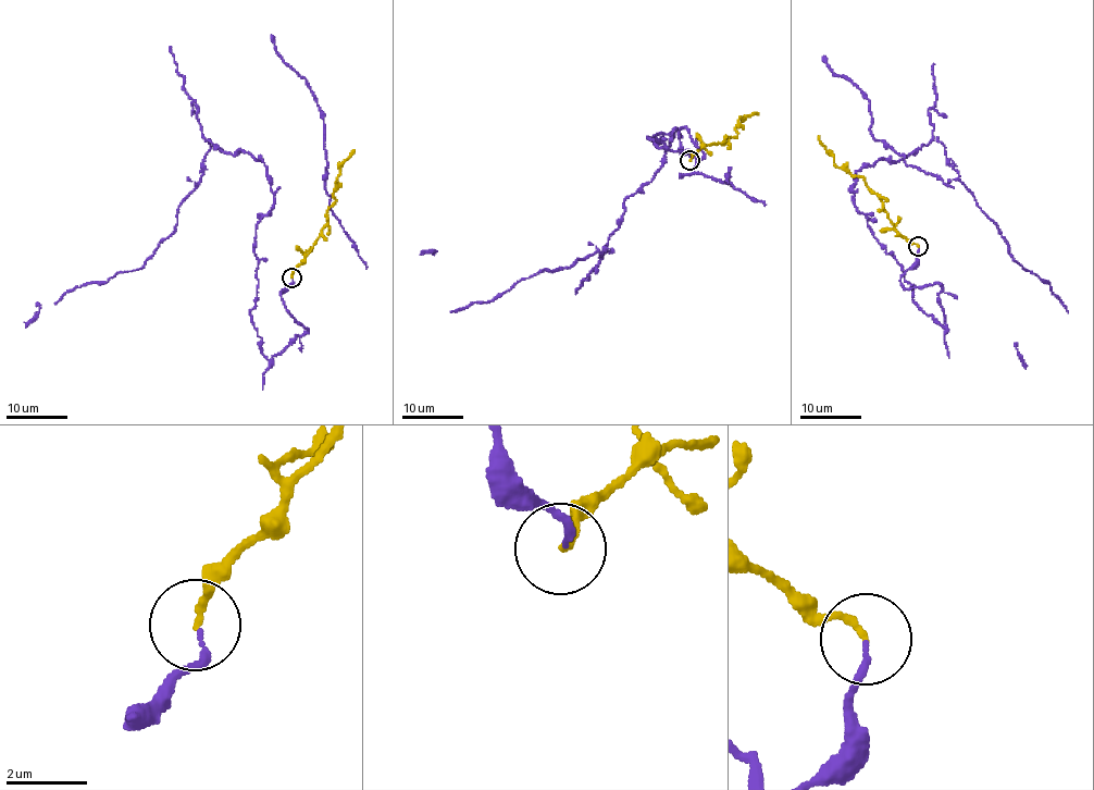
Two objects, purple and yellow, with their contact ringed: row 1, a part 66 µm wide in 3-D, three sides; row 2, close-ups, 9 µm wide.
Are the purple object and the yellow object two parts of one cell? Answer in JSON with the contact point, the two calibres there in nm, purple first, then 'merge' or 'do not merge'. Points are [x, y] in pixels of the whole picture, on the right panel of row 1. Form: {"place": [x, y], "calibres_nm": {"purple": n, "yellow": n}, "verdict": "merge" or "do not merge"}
{"place": [918, 246], "calibres_nm": {"purple": 140, "yellow": 160}, "verdict": "merge"}

